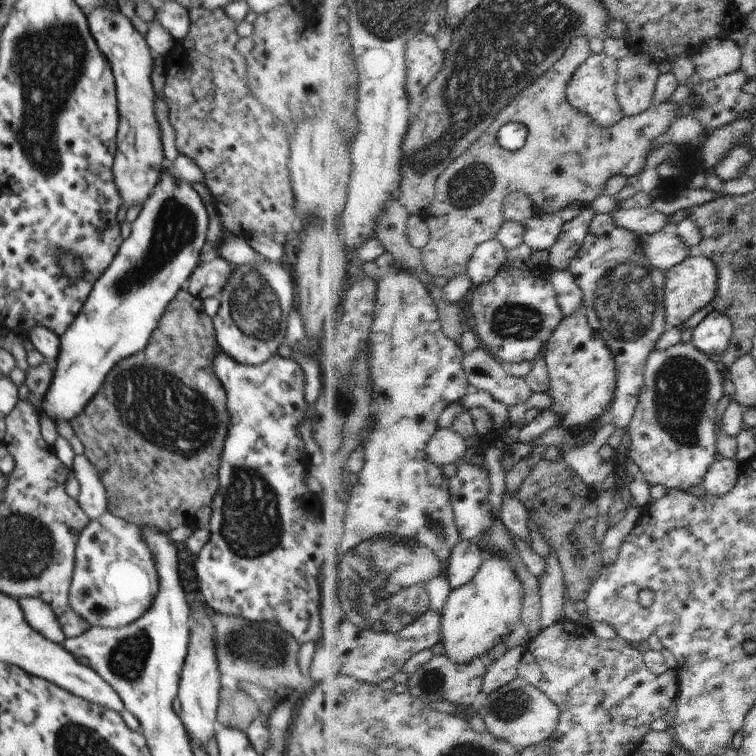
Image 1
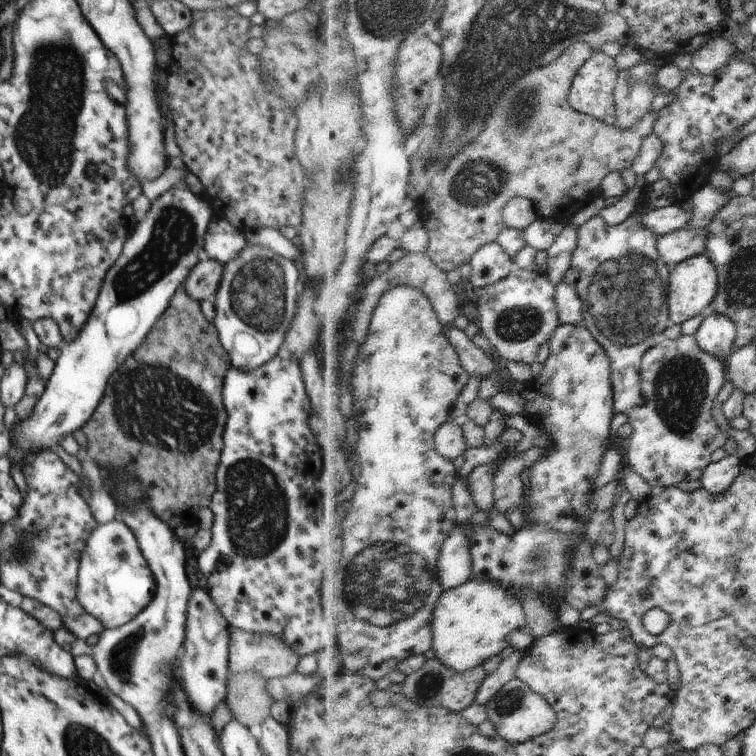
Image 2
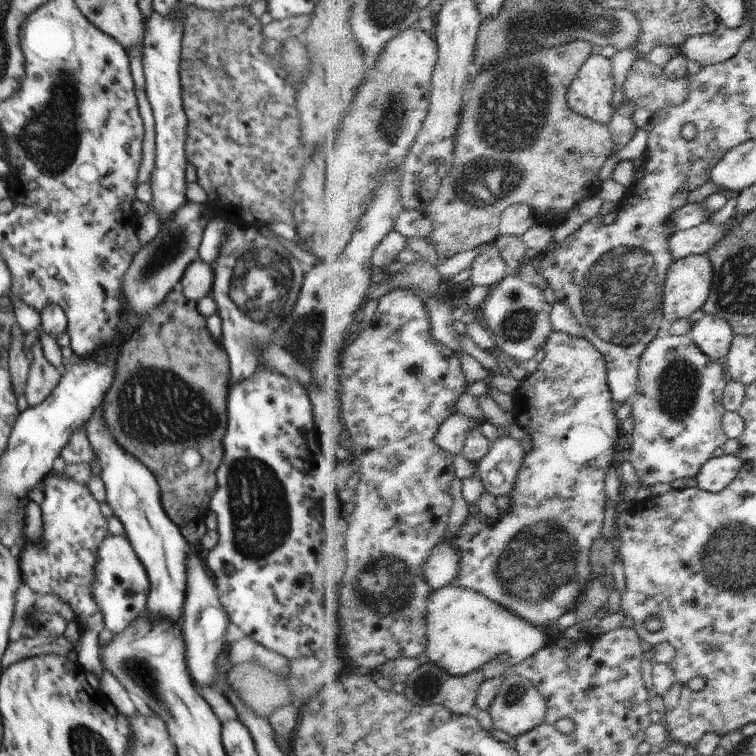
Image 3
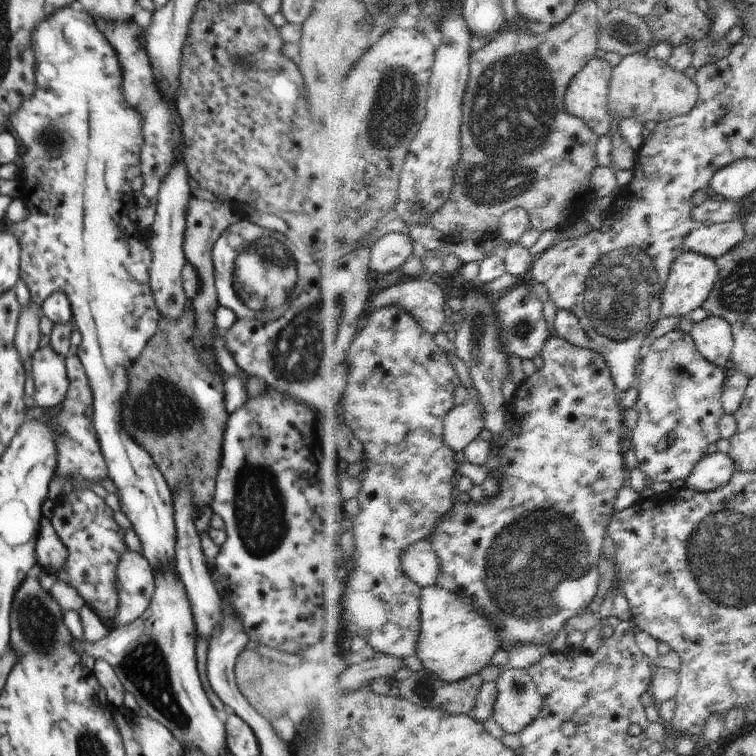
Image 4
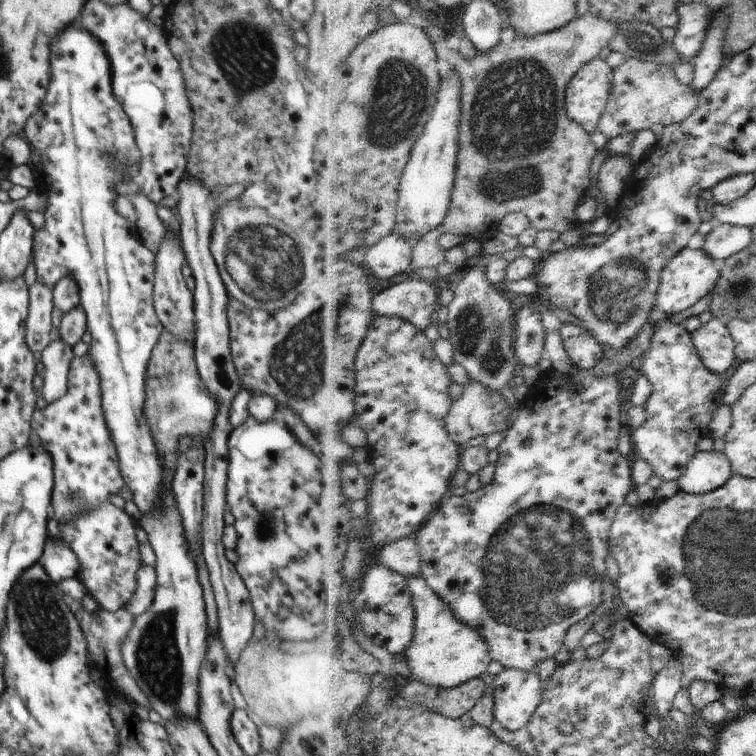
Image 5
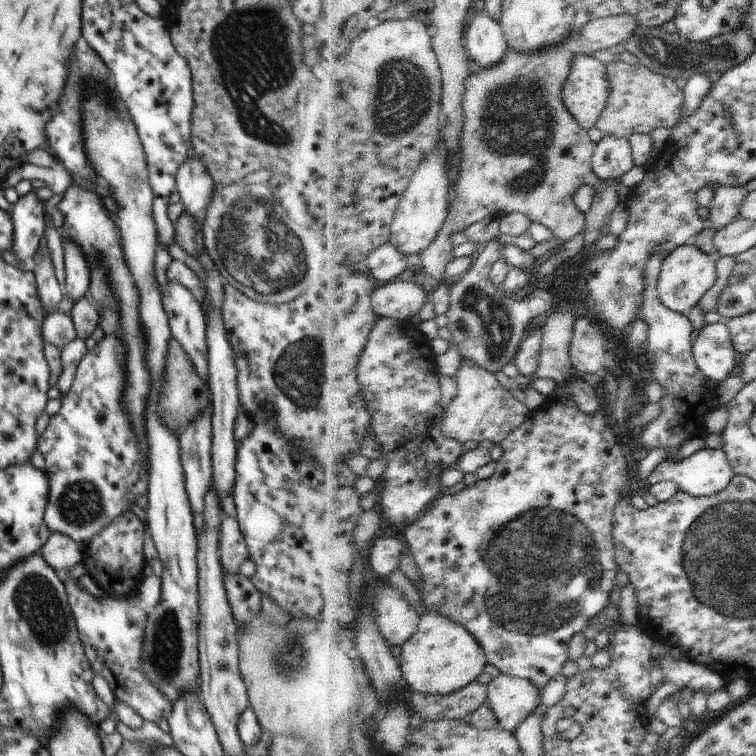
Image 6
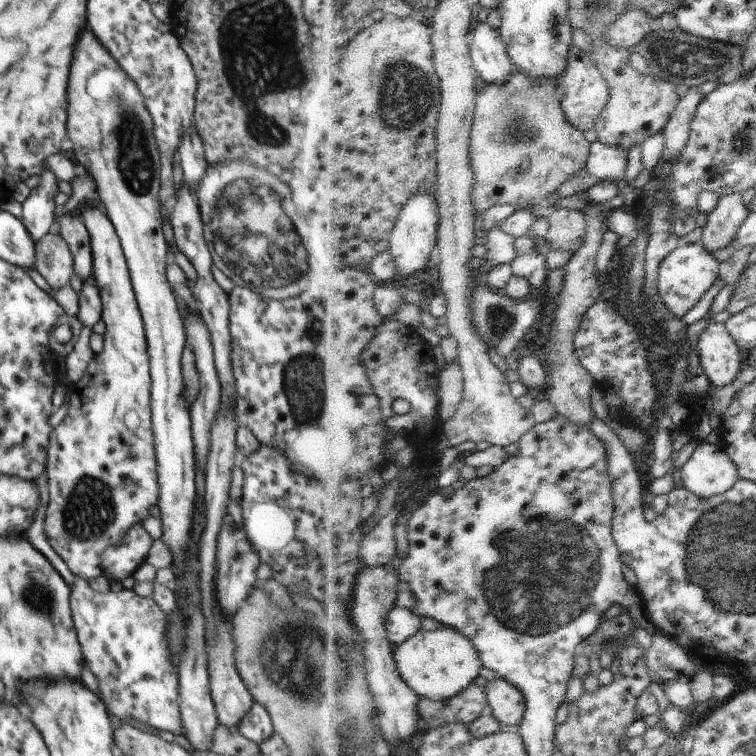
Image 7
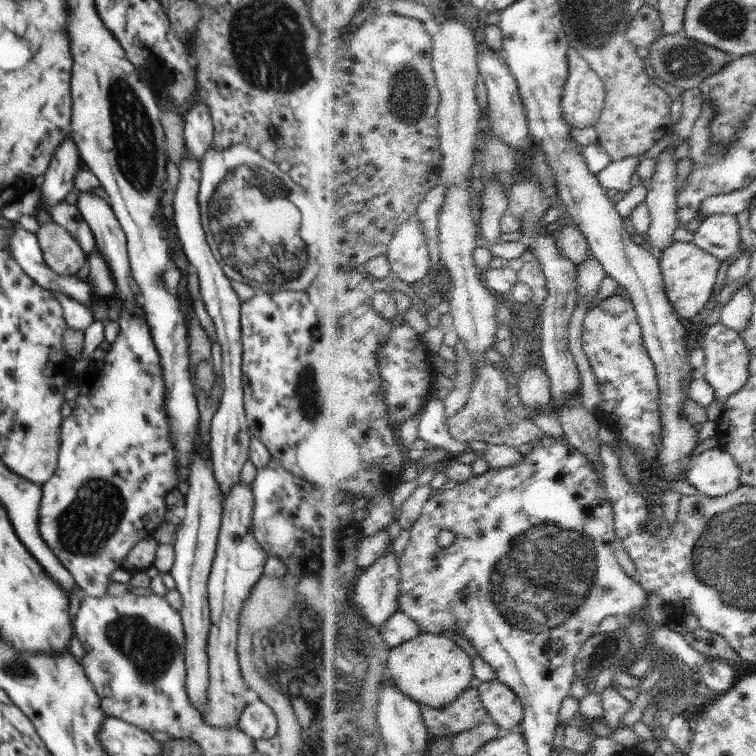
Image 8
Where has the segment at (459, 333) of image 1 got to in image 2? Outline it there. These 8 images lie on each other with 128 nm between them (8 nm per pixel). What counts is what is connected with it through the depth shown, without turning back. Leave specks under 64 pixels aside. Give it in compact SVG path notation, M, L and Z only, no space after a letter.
M407 252L402 260L392 264L387 272L381 274L380 277L365 287L363 298L360 300L348 325L354 351L357 351L358 348L362 348L366 344L376 309L381 303L382 297L387 292L406 284L422 289L432 299L435 309L438 311L439 317L445 325L453 325L458 320L461 312L460 298L458 298L458 294L454 290L455 285L450 284L448 281L446 271L442 270L428 254Z

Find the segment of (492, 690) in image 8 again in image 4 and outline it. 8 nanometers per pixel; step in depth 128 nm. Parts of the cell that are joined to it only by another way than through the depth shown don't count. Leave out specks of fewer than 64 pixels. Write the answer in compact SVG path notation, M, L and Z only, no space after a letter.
M504 669L496 680L499 697L495 706L495 720L507 733L523 733L543 712L545 698L540 694L539 686L528 669Z

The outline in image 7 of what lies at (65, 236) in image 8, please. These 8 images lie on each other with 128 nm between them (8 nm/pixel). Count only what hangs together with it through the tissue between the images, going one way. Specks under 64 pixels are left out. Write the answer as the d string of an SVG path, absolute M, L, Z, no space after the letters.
M46 233L35 244L35 269L52 288L66 286L74 274L73 256L59 233Z

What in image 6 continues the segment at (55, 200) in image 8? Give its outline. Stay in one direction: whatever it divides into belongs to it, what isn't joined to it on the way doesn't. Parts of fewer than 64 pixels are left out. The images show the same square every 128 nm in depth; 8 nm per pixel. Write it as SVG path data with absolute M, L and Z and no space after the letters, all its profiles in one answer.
M30 191L19 198L12 206L10 213L13 222L13 250L11 252L21 261L31 264L47 225L43 200Z

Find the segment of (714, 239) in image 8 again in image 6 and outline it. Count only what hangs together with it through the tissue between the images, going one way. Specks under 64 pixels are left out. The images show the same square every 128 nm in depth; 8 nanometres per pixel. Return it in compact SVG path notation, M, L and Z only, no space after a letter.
M747 186L720 187L710 208L712 227L725 229L740 219L741 210L750 193Z

